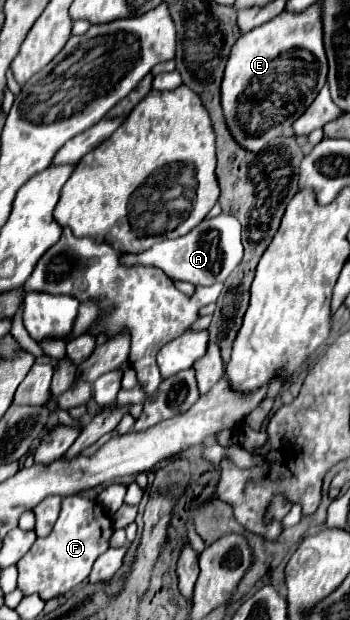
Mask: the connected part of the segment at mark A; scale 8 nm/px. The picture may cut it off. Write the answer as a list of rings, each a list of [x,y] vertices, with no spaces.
[[[218,214],[214,218],[204,218],[194,230],[190,230],[180,238],[158,242],[150,250],[140,254],[122,254],[120,262],[126,266],[128,264],[158,266],[160,270],[166,272],[168,278],[210,286],[214,282],[224,282],[230,276],[230,272],[240,264],[244,252],[240,236],[242,236],[240,222],[230,214]]]

